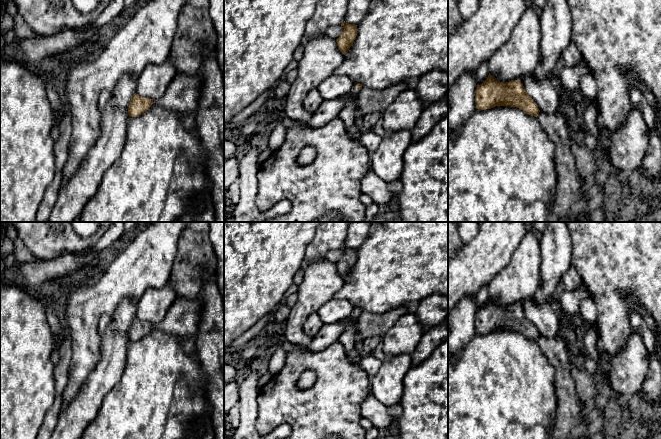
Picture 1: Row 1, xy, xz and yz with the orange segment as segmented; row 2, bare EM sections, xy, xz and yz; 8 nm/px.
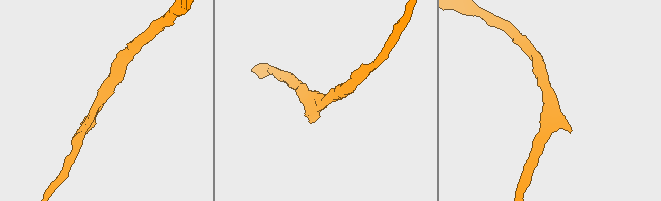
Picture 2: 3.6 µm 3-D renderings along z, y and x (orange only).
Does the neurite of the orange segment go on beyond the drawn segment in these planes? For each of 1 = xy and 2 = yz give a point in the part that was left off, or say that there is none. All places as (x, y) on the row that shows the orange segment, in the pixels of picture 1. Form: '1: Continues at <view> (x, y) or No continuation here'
1: No continuation here
2: No continuation here

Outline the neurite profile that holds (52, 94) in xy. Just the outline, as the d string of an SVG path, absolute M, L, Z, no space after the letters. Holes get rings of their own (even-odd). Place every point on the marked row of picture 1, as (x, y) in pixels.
M47 82L46 91L47 91L47 98L50 102L50 105L59 121L62 116L62 108L63 108L60 96L51 82Z

